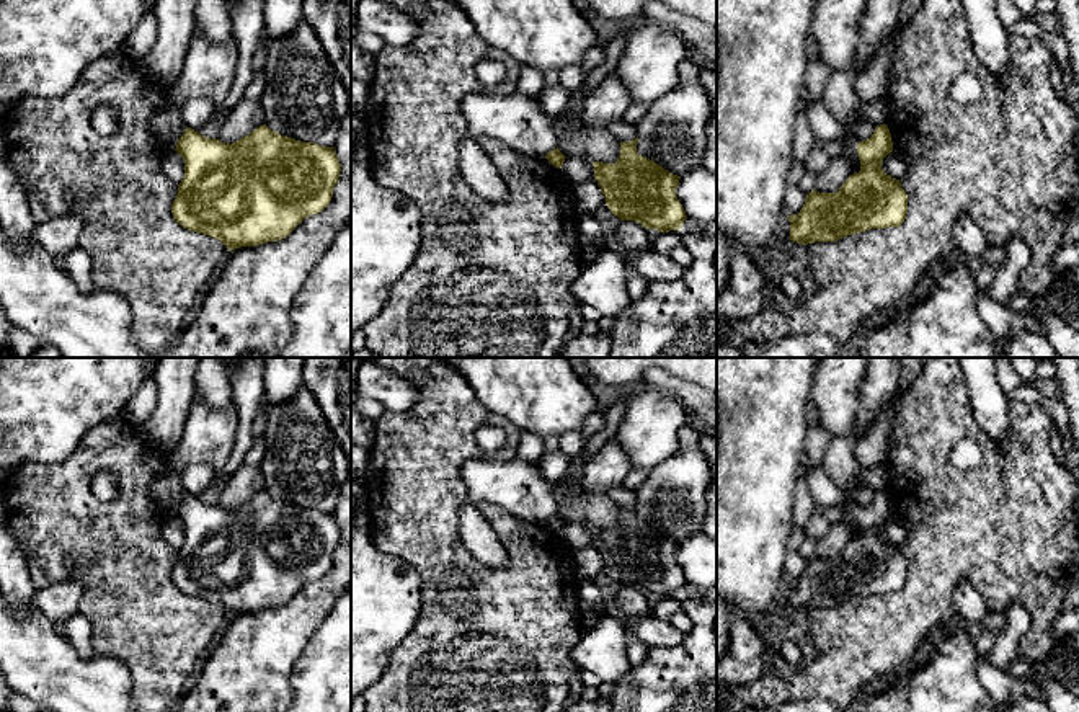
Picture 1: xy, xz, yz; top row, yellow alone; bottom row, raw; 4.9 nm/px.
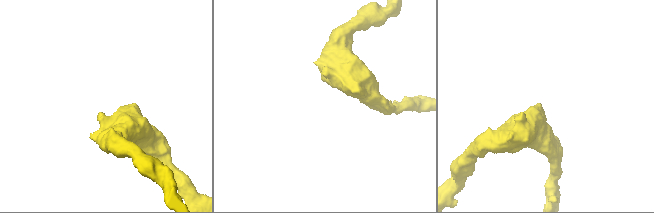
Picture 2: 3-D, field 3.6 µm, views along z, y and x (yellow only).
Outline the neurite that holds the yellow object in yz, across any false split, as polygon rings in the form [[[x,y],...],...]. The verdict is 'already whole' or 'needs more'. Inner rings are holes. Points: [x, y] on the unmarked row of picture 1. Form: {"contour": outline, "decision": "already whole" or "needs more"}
{"contour": [[[886,490],[877,492],[872,503],[857,510],[860,537],[850,541],[837,558],[806,560],[805,570],[790,586],[790,606],[797,609],[836,607],[842,603],[870,594],[899,593],[908,580],[908,560],[899,545],[881,534],[883,524],[893,518],[891,500]]], "decision": "already whole"}

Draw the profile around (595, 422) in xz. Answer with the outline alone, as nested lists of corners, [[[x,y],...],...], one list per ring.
[[[596,410],[594,413],[591,413],[583,428],[581,428],[581,433],[586,438],[593,436],[594,433],[601,431],[604,428],[604,413]]]

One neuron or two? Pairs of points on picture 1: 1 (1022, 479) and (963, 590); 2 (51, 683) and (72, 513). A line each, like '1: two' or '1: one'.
1: two
2: two

